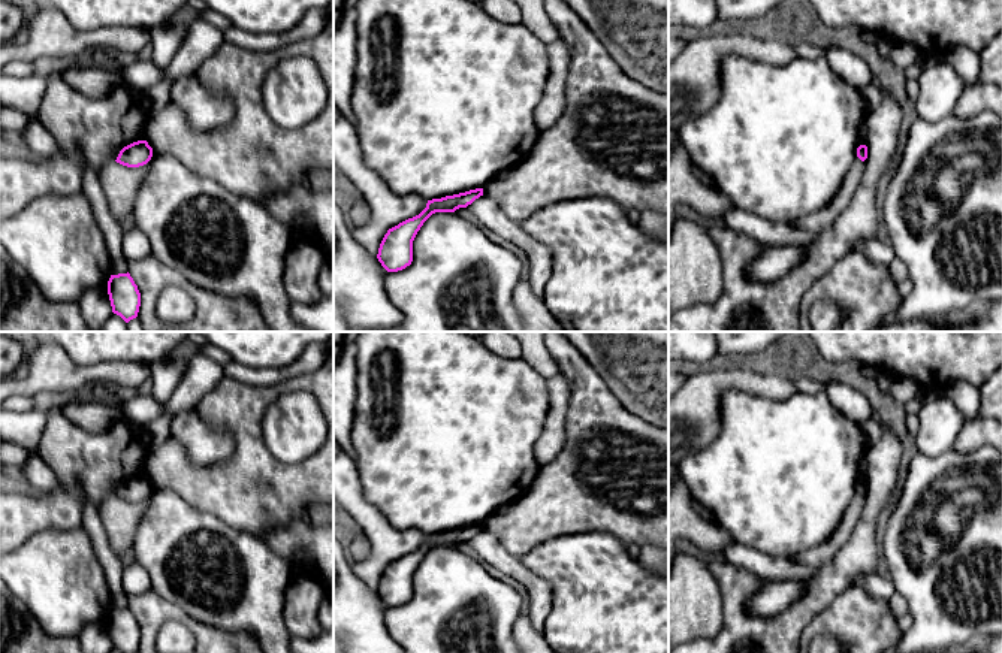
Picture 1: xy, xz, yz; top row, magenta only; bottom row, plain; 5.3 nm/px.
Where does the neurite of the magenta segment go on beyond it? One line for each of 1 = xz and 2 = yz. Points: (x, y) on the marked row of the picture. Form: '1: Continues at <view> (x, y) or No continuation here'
1: No continuation here
2: No continuation here

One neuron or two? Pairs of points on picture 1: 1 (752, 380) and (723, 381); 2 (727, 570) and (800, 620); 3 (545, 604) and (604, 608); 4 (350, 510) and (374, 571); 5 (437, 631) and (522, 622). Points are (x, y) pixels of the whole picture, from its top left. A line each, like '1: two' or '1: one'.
1: one
2: one
3: two
4: one
5: two

